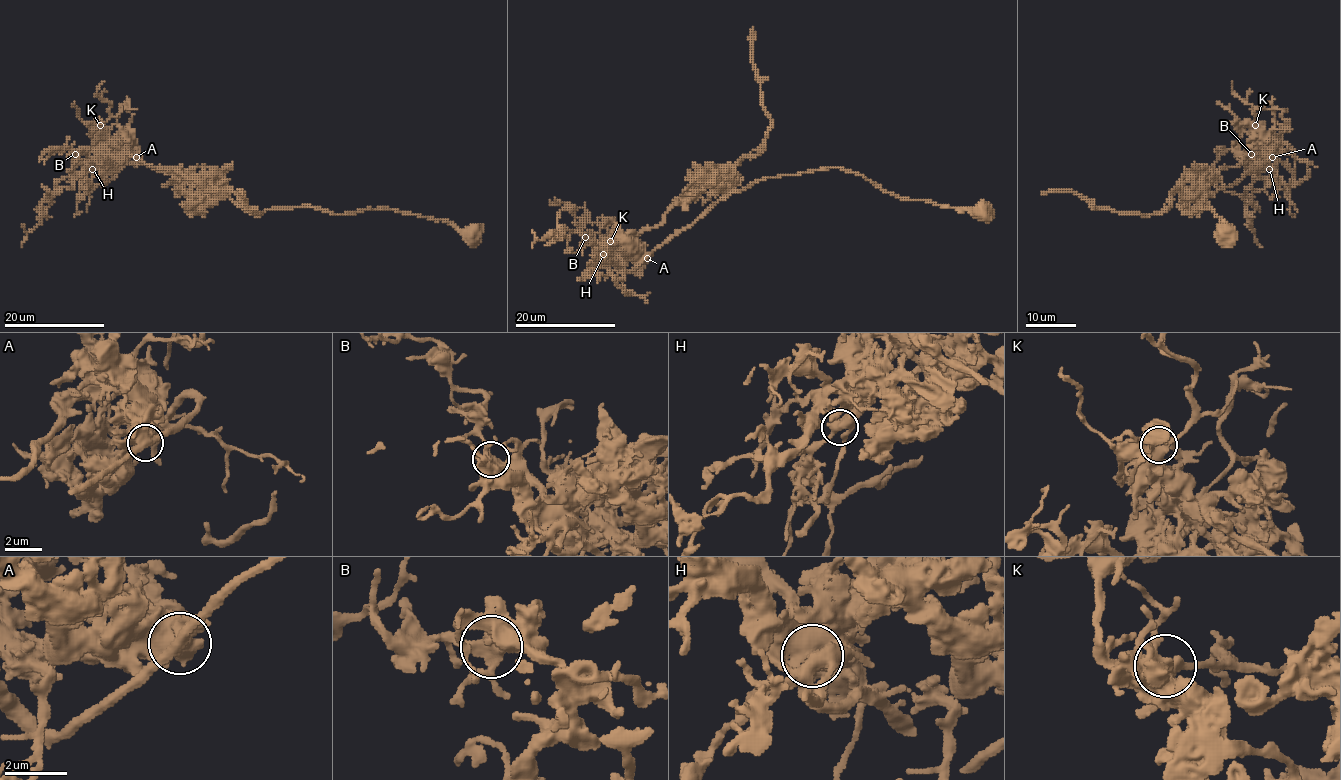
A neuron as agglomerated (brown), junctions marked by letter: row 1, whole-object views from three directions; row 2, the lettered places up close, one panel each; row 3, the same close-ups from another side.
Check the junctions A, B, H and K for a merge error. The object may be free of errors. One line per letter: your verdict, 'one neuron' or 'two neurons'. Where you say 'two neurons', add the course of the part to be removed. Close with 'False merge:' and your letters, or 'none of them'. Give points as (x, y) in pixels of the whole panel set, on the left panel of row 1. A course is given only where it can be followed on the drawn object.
A: two neurons | (136, 157), (128, 141), (116, 145), (153, 166), (200, 179), (208, 190), (229, 190), (260, 214), (243, 194)
B: one neuron
H: one neuron
K: one neuron
False merge: A

